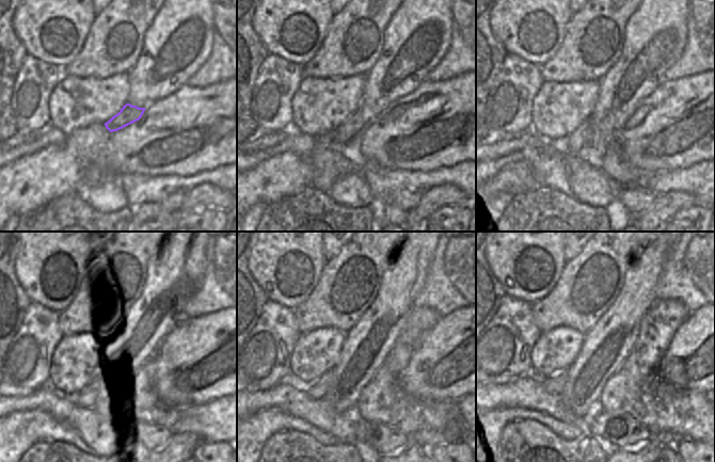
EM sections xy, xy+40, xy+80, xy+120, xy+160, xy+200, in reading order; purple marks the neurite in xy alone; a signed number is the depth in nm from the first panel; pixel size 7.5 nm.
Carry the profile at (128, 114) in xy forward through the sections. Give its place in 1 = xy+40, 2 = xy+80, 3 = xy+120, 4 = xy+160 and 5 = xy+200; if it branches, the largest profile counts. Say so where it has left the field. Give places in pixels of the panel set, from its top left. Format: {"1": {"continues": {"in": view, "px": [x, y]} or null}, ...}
{"1": {"continues": {"in": "xy+40", "px": [345, 131]}}, "2": {"continues": {"in": "xy+80", "px": [570, 147]}}, "3": {"continues": {"in": "xy+120", "px": [89, 395]}}, "4": {"continues": {"in": "xy+160", "px": [317, 389]}}, "5": {"continues": {"in": "xy+200", "px": [555, 385]}}}

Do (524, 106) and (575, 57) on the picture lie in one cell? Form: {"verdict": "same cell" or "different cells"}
{"verdict": "different cells"}

